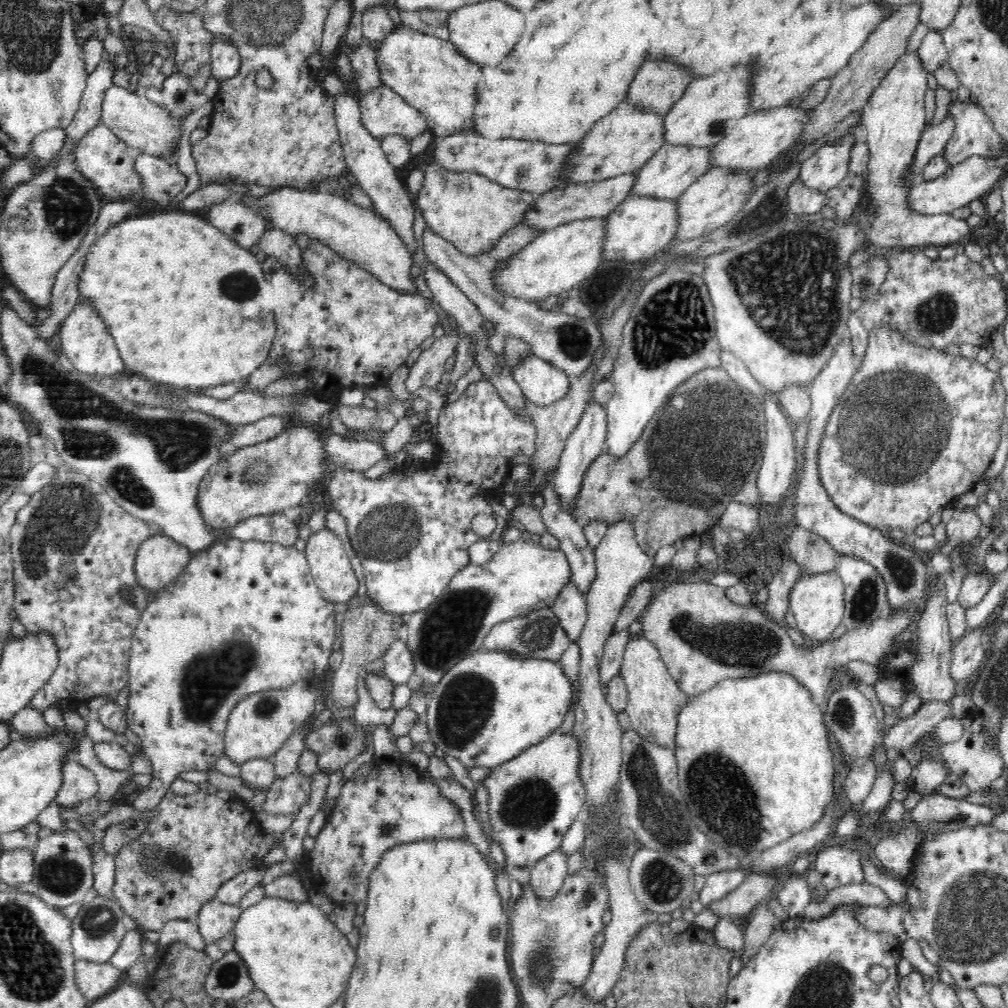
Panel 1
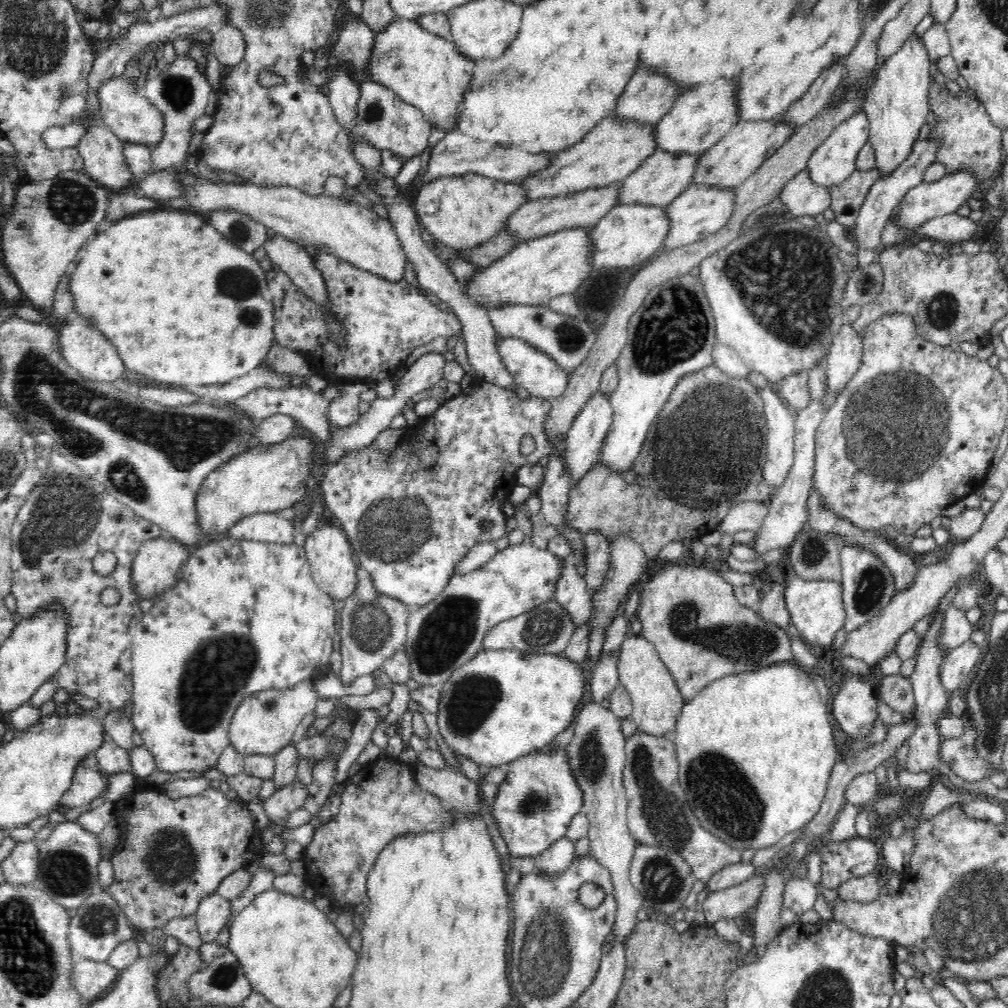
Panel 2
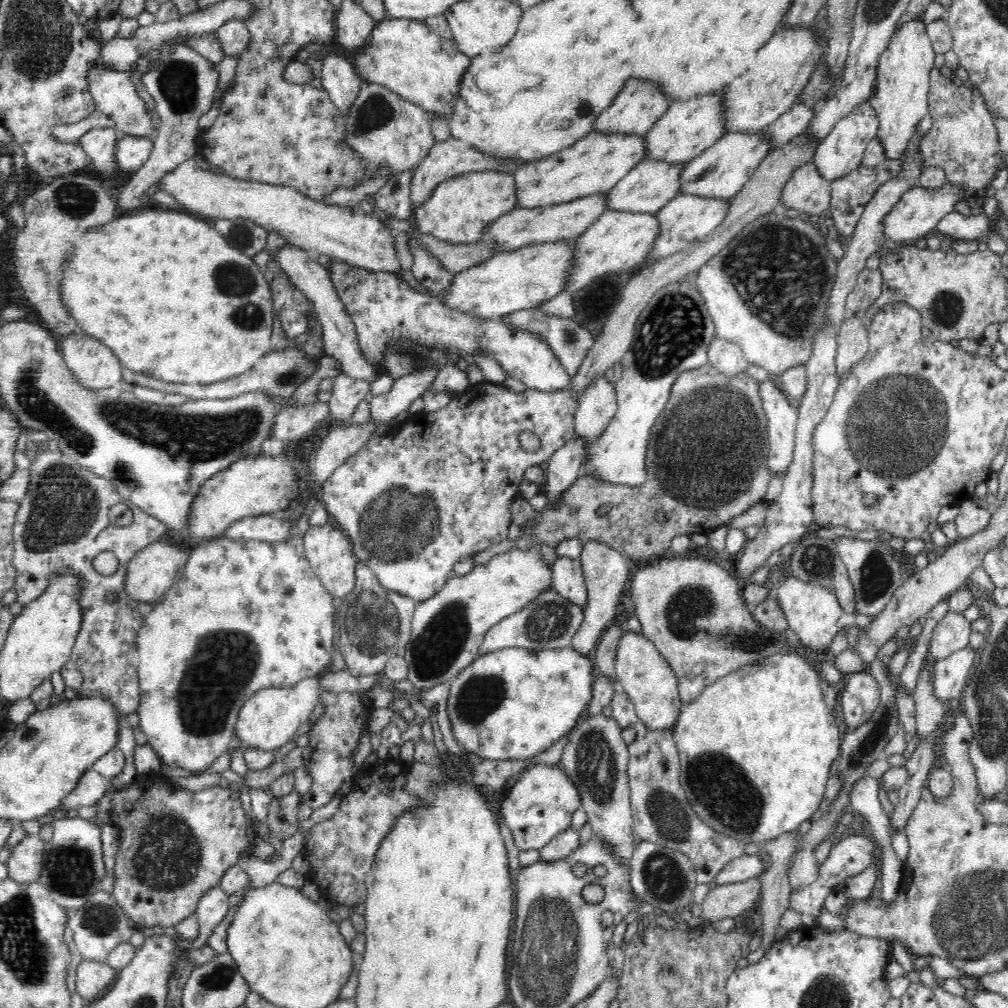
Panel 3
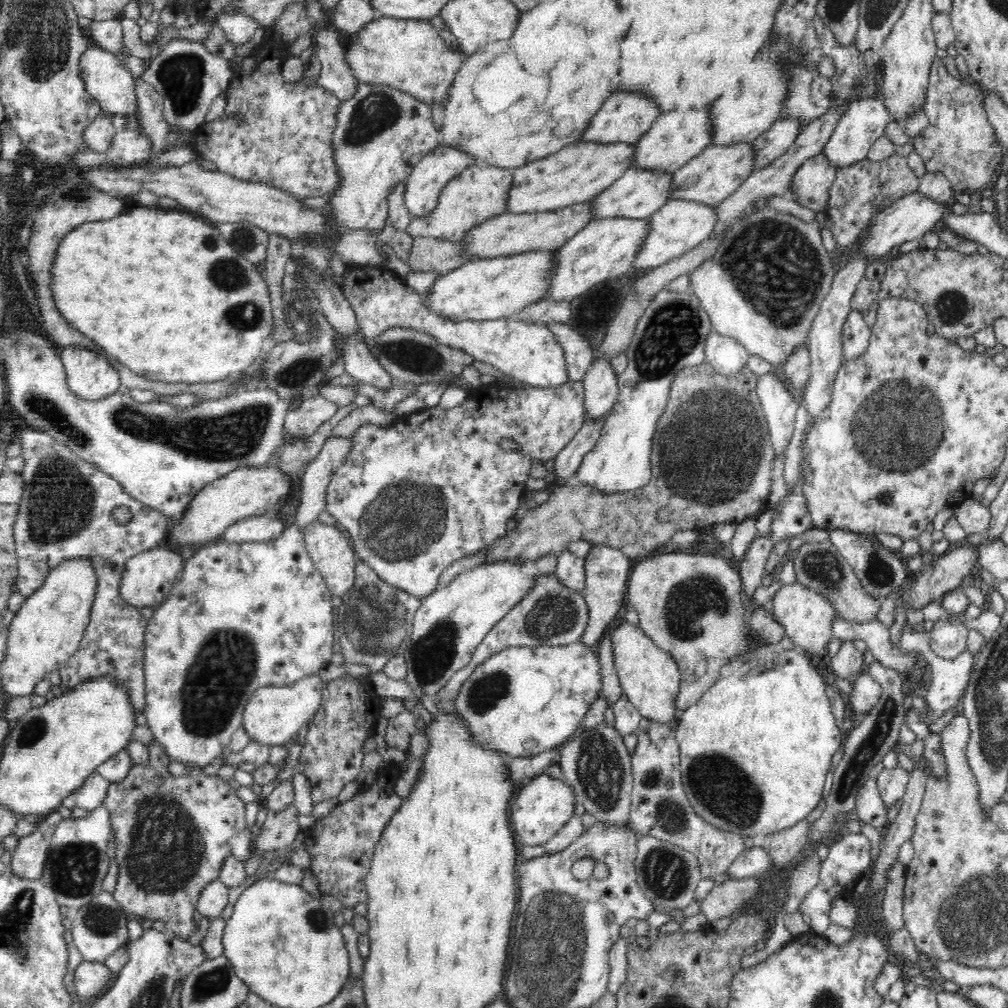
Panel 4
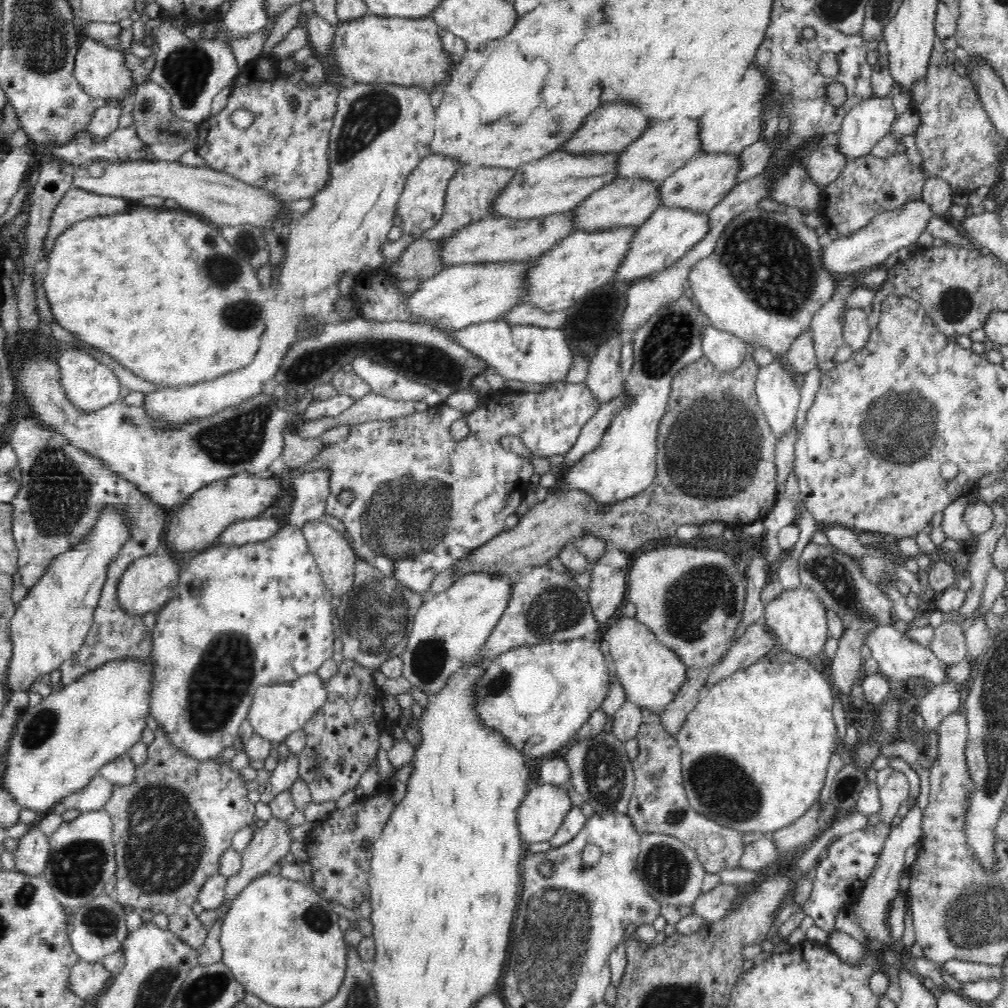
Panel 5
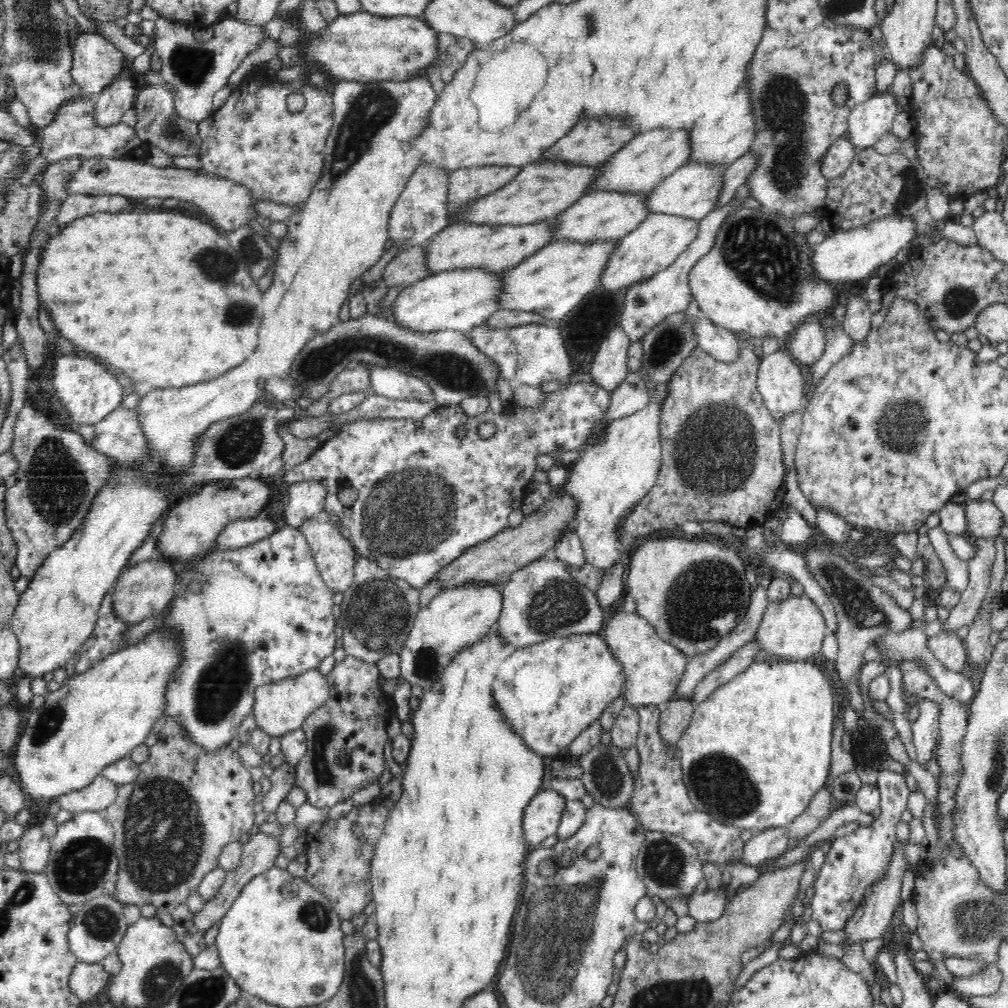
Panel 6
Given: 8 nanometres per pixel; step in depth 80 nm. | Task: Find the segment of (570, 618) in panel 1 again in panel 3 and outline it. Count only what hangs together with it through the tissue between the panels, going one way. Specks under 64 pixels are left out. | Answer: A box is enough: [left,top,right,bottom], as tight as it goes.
[551,556,588,609]

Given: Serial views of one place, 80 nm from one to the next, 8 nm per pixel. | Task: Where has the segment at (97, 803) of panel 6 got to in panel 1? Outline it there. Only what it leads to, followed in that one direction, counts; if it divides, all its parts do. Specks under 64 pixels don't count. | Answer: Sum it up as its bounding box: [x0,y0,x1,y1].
[55,757,98,807]

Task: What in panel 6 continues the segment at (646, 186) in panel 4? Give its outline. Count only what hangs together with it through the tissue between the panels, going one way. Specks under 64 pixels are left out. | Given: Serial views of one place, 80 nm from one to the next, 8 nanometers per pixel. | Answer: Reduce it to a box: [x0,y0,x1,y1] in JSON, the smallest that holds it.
[554,191,649,242]

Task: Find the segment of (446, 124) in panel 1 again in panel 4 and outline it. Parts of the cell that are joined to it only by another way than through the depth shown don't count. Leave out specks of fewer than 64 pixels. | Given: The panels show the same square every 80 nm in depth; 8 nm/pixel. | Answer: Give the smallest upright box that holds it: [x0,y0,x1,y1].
[340,17,463,104]

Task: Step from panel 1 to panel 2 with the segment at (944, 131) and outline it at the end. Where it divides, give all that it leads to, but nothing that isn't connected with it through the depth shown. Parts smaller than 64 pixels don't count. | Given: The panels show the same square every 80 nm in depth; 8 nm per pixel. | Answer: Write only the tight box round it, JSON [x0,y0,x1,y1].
[852,139,940,250]

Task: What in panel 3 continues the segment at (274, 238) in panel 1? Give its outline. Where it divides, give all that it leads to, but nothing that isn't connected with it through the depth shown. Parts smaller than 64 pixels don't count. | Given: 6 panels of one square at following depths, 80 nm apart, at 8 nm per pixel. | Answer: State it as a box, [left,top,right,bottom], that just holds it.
[274,243,381,382]

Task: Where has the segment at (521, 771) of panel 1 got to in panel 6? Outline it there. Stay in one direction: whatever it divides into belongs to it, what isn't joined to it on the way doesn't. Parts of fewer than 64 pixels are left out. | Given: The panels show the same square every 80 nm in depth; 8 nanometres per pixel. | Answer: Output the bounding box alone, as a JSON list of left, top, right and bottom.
[522,787,566,848]

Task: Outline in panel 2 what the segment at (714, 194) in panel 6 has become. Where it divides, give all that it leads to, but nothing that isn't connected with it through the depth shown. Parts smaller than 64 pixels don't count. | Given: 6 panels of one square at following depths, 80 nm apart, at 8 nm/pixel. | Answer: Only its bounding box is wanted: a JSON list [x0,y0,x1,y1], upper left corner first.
[692,117,795,191]

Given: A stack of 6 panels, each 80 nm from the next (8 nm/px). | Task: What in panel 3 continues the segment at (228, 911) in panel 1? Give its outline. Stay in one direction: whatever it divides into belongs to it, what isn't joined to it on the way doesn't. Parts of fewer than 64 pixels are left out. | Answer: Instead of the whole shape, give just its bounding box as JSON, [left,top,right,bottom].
[174,885,228,950]

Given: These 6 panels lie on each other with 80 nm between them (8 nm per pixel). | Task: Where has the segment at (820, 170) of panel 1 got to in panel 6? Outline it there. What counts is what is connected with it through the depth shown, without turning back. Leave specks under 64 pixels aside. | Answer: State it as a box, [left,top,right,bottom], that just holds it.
[845,91,896,152]

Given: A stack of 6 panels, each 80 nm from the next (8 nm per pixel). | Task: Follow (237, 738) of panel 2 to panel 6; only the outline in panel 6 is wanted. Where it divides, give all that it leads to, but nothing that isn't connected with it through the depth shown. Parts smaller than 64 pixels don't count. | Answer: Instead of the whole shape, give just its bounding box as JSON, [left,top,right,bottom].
[252,669,329,738]

